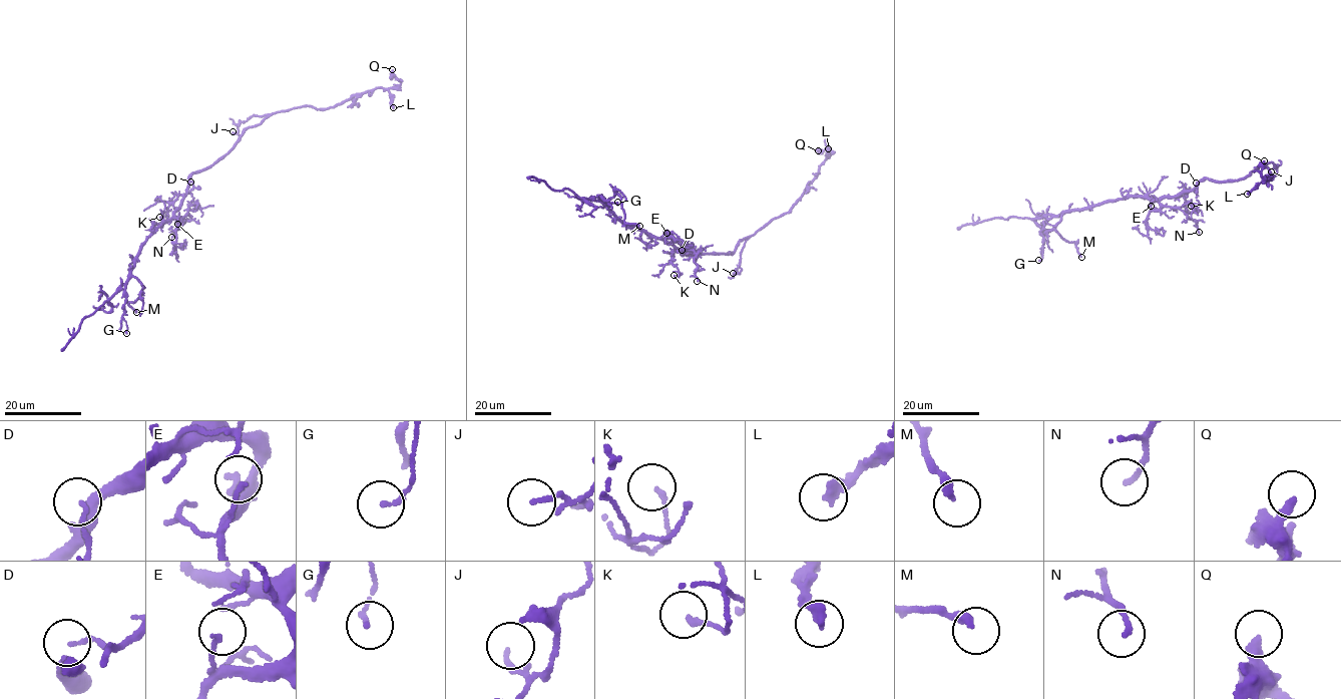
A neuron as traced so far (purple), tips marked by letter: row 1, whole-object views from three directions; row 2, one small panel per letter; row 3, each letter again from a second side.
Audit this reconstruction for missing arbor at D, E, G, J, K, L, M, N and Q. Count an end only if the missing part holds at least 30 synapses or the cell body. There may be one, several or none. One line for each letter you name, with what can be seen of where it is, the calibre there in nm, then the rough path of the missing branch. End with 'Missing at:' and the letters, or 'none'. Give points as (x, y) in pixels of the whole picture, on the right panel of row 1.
Missing at: none

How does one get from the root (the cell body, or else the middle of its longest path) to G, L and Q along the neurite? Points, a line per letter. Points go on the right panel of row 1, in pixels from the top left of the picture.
G: (1193, 189), (1157, 200), (1133, 196), (1065, 210), (1047, 221), (1040, 232), (1044, 244), (1042, 259), (1038, 260)
L: (1193, 189), (1206, 179), (1243, 180), (1255, 166), (1266, 165), (1271, 180), (1266, 176), (1247, 194)
Q: (1193, 189), (1206, 179), (1243, 180), (1262, 164), (1271, 171), (1270, 181), (1261, 177), (1264, 160)

